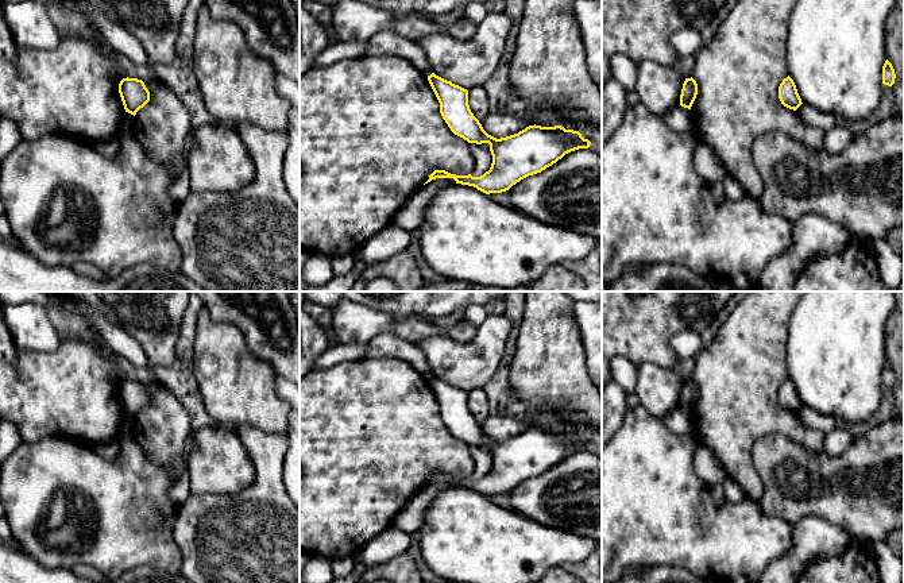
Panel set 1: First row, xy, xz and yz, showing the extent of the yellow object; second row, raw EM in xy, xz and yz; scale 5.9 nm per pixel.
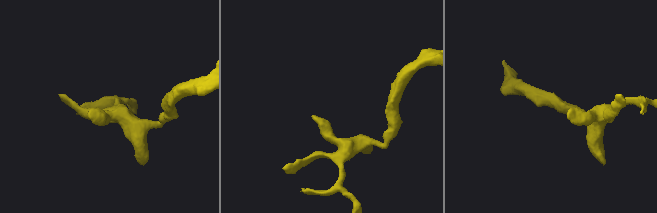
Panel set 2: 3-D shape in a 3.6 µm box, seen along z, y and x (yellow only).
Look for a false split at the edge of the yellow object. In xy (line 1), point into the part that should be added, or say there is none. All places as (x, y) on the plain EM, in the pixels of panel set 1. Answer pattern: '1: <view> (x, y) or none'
1: none

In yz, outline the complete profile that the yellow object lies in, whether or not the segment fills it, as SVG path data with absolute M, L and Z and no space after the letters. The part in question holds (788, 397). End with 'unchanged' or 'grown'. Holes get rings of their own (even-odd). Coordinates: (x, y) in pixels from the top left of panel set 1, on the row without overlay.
M789 378L784 381L779 389L779 401L784 409L793 413L796 413L803 406L796 387Z; unchanged

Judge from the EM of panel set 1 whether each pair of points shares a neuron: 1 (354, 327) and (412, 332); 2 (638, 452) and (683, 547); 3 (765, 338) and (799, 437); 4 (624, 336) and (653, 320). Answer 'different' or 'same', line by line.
1: same
2: same
3: same
4: same

